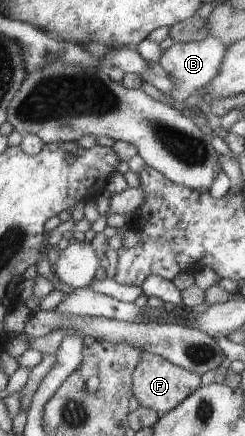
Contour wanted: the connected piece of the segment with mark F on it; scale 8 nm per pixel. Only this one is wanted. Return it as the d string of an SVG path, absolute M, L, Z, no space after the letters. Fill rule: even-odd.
M145 351L141 356L139 366L133 373L133 394L139 405L152 408L157 410L159 414L165 415L177 408L179 404L184 403L193 392L199 390L199 387L201 387L201 375L176 366L162 356Z

